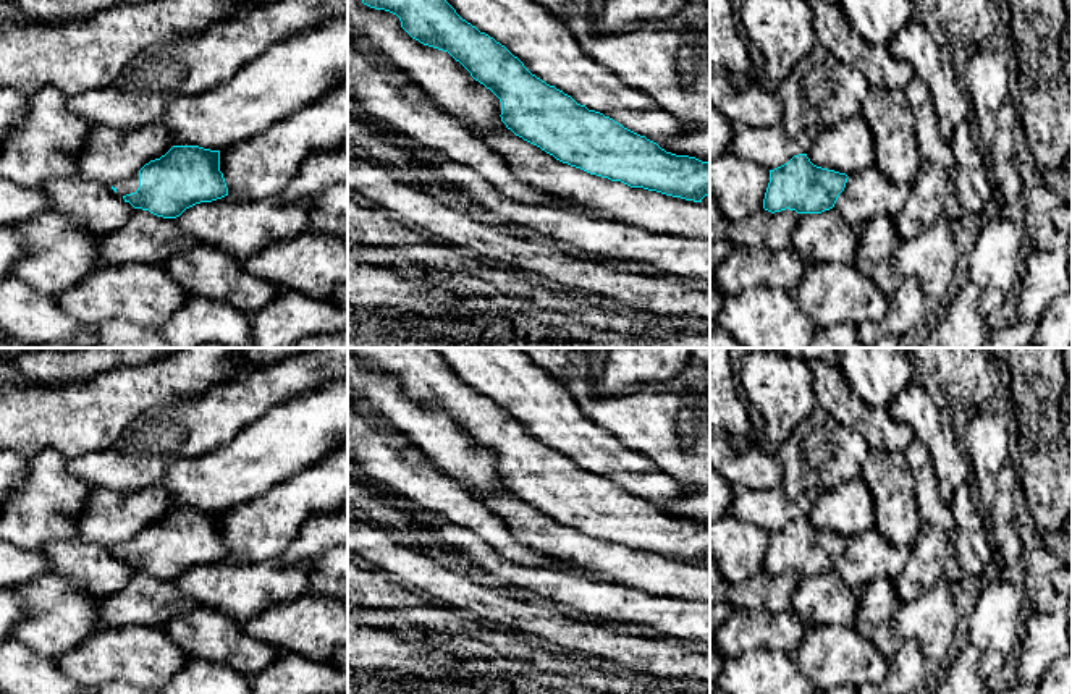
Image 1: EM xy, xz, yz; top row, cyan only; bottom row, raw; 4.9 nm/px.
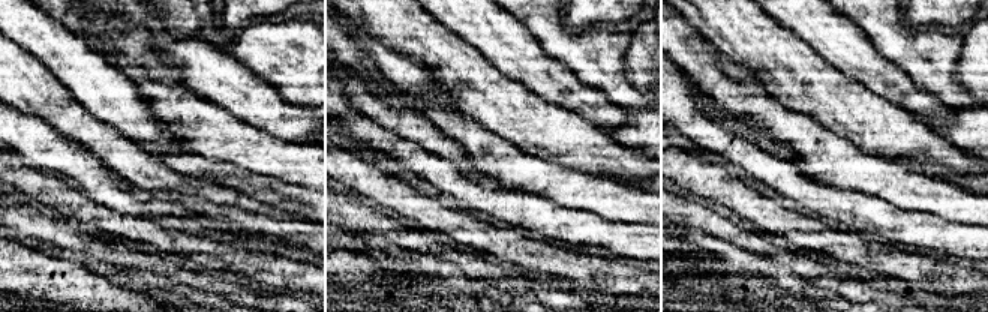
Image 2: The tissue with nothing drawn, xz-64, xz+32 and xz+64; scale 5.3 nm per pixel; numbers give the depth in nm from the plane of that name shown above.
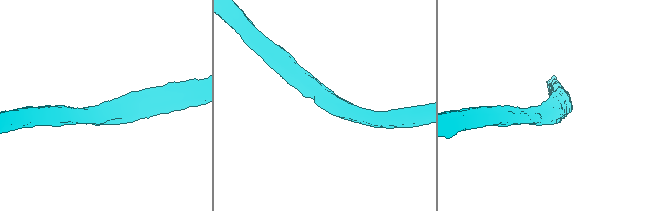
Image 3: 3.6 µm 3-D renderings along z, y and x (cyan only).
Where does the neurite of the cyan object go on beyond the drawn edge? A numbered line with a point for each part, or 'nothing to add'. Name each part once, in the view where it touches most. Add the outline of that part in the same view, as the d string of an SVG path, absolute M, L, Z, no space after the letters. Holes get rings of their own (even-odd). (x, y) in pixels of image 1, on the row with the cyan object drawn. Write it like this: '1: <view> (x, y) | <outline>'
1: xy (131, 185) | M139 171L129 180L113 184L113 188L116 189L116 194L121 197L126 194L136 193L139 188Z

